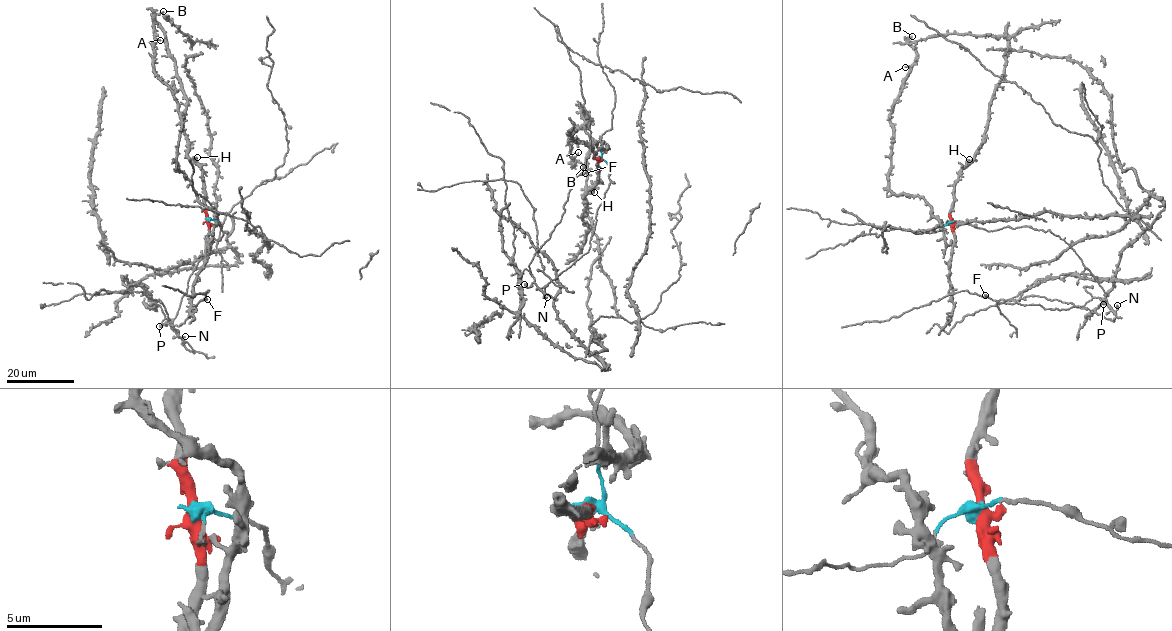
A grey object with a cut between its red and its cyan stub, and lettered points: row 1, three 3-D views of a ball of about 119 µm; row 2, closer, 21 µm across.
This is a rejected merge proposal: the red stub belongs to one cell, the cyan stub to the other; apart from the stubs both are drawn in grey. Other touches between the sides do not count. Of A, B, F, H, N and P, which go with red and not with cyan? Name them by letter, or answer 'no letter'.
A, B, H

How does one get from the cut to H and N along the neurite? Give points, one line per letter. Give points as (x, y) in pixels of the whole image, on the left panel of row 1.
H: (207, 219), (204, 180), (197, 157)
N: (207, 219), (219, 222), (224, 235), (213, 237), (211, 252), (187, 282), (173, 321), (182, 342), (185, 337)

